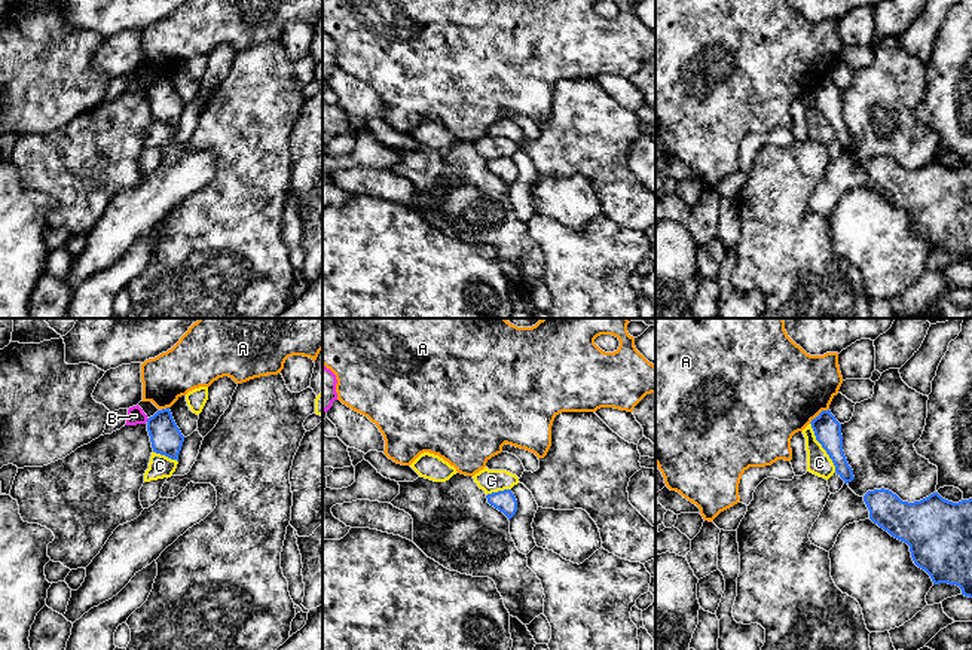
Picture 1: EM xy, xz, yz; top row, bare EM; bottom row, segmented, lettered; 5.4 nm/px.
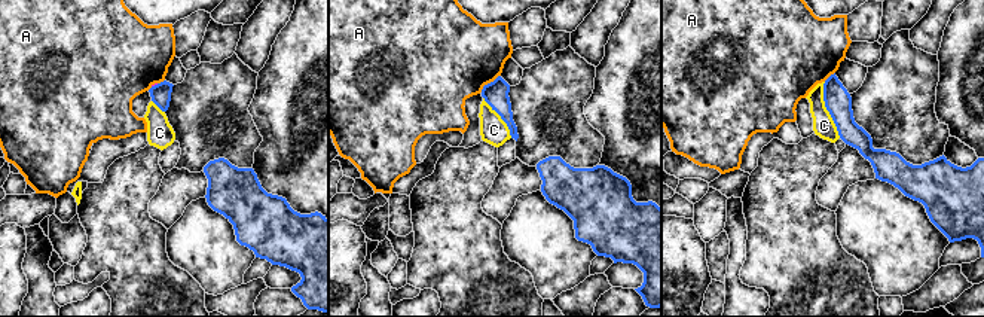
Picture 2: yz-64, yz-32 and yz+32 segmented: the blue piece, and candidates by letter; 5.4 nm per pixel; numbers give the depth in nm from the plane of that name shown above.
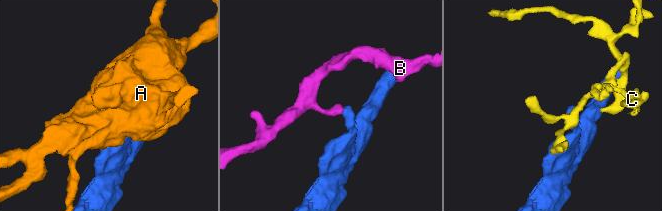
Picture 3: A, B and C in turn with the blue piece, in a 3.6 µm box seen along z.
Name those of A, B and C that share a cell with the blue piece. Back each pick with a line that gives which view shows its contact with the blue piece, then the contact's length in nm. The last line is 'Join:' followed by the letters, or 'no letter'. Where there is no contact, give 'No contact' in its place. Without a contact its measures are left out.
Join: no letter

